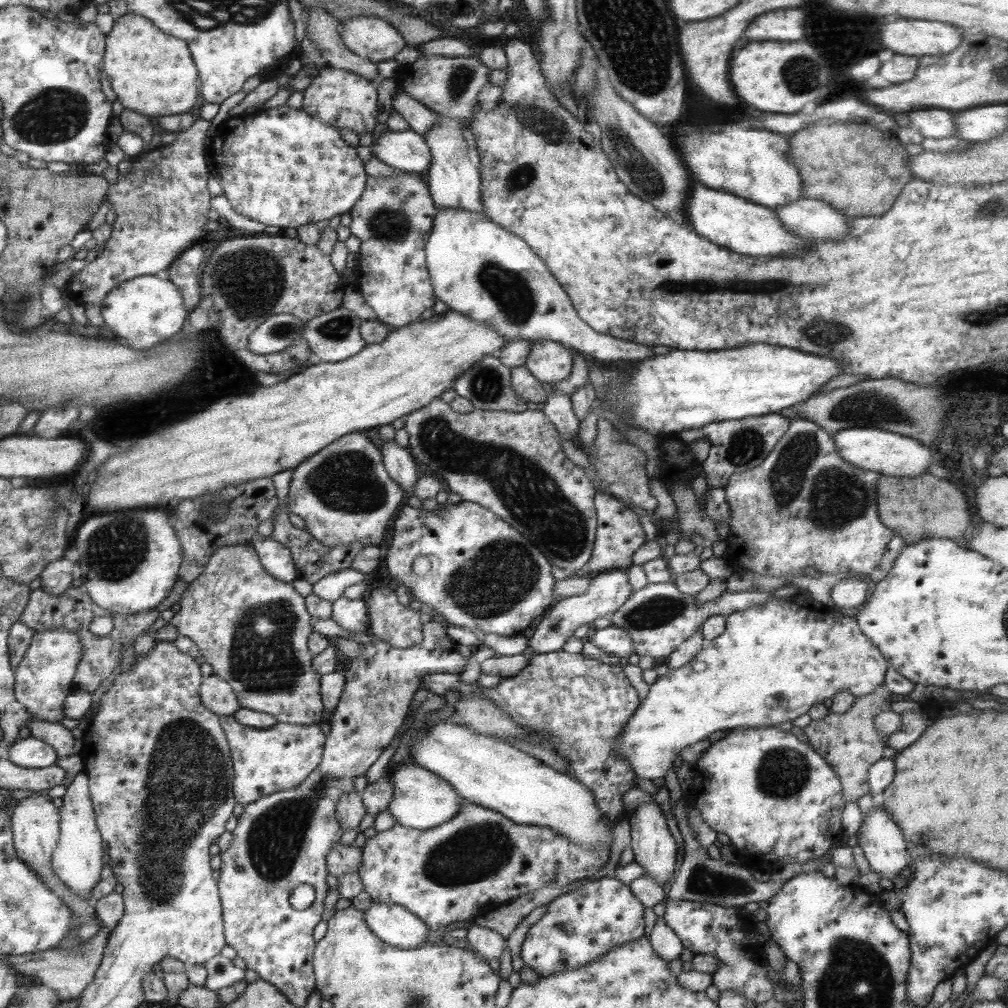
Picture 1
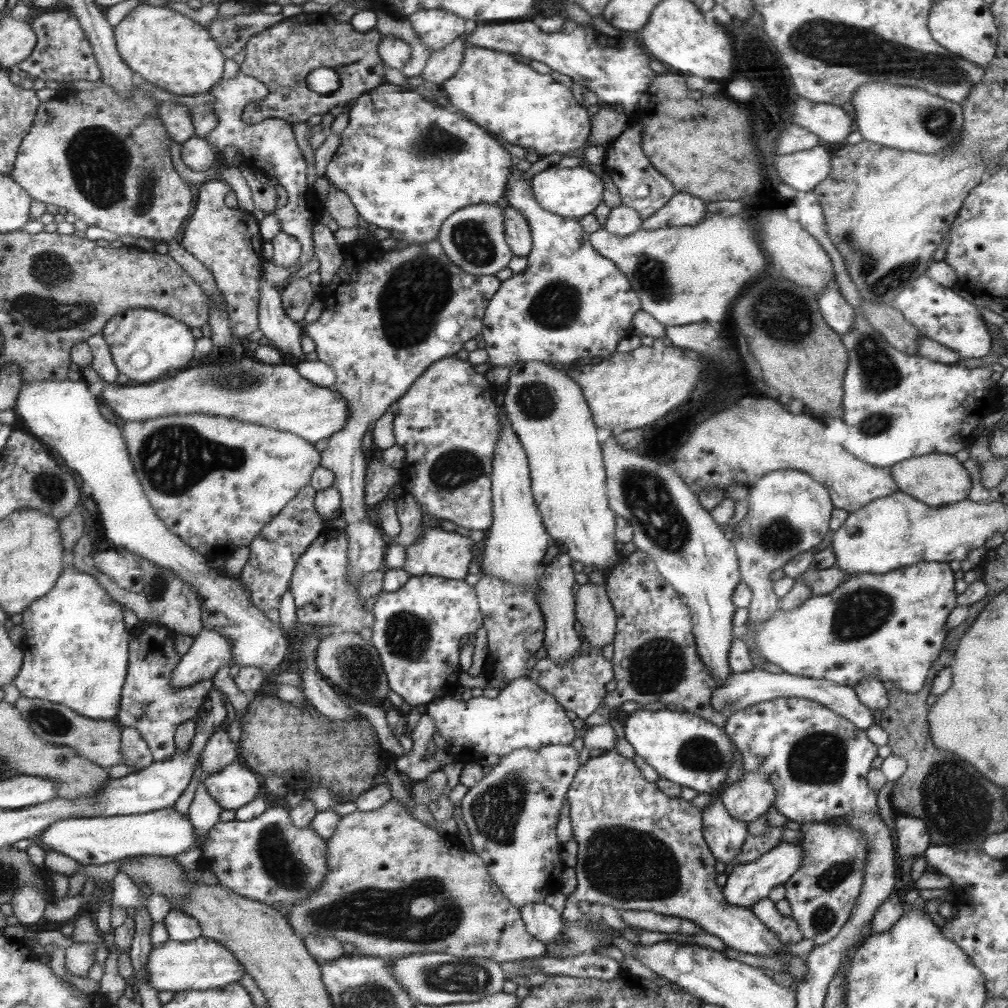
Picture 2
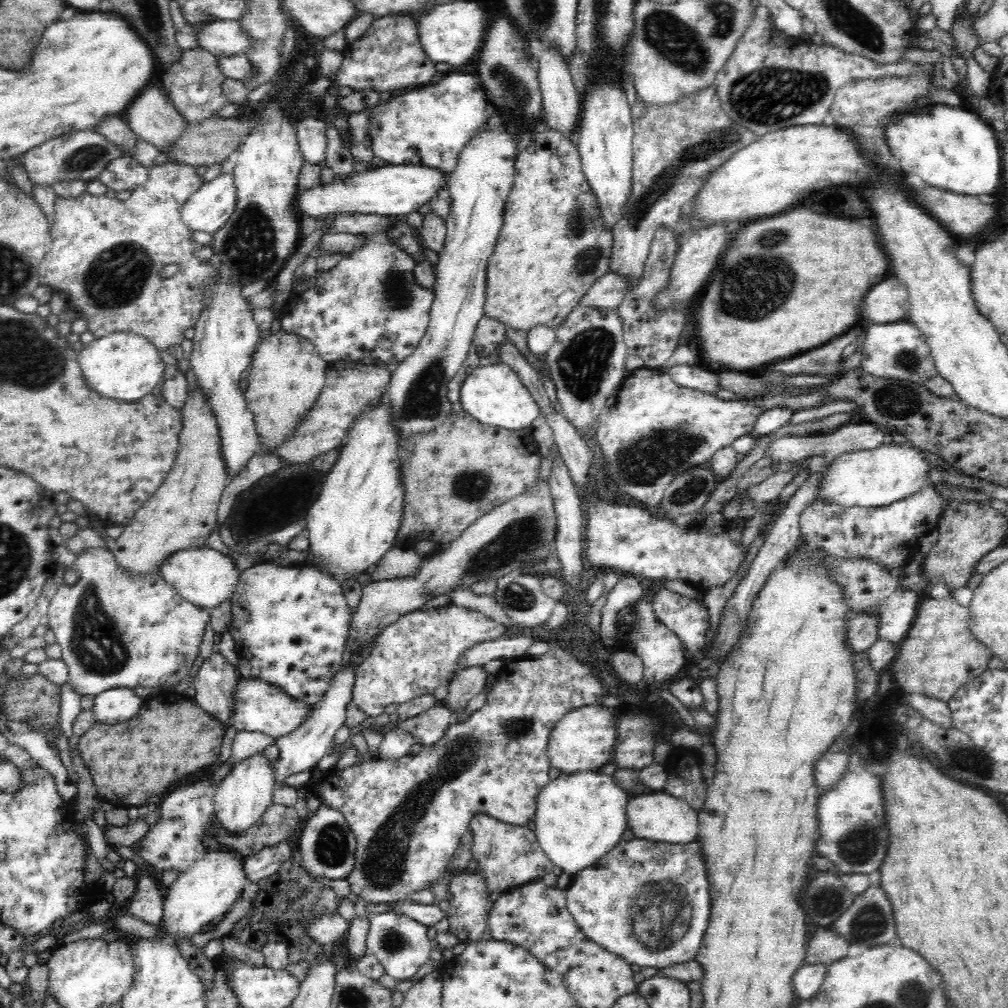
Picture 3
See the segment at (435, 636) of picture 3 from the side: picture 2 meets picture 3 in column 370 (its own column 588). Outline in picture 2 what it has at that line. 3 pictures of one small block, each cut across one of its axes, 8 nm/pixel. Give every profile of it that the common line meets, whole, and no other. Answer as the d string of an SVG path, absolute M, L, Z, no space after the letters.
M591 646L588 652L580 651L578 657L564 664L542 658L529 670L527 677L548 691L566 710L577 714L577 718L586 719L607 696L606 684L615 678L615 669L614 663L602 655L602 649Z

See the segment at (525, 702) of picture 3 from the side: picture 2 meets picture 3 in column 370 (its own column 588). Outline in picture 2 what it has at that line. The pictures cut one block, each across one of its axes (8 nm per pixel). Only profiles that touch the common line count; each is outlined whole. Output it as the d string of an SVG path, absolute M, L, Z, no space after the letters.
M616 750L606 751L598 757L590 758L586 764L582 766L576 774L574 781L567 793L568 803L570 803L570 821L572 821L573 839L578 844L577 851L577 865L575 866L576 877L578 879L578 886L576 890L567 896L567 901L564 910L561 912L563 918L573 923L583 921L585 914L578 908L579 902L590 902L591 904L605 904L606 906L613 906L615 909L626 909L633 911L652 911L661 915L675 916L681 919L688 919L695 922L703 932L714 934L730 949L738 952L745 952L746 954L753 954L768 958L782 959L787 962L785 972L794 977L795 983L798 984L803 979L803 974L807 973L807 963L799 956L791 955L784 951L786 944L779 941L779 938L751 909L742 906L732 906L726 901L726 897L722 890L716 886L716 872L714 872L715 856L710 854L710 849L706 846L704 840L705 834L703 831L703 810L700 807L692 806L690 801L684 800L682 797L668 798L666 794L662 794L654 782L647 782L646 777L635 766L632 759L624 758Z

